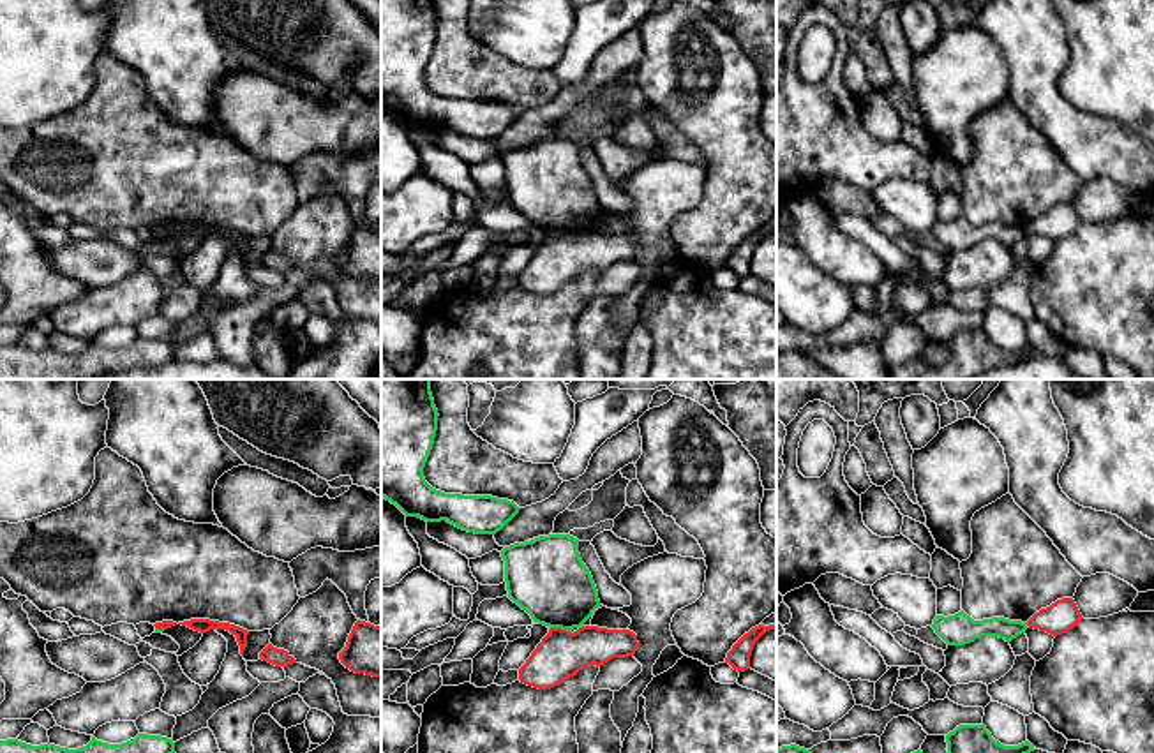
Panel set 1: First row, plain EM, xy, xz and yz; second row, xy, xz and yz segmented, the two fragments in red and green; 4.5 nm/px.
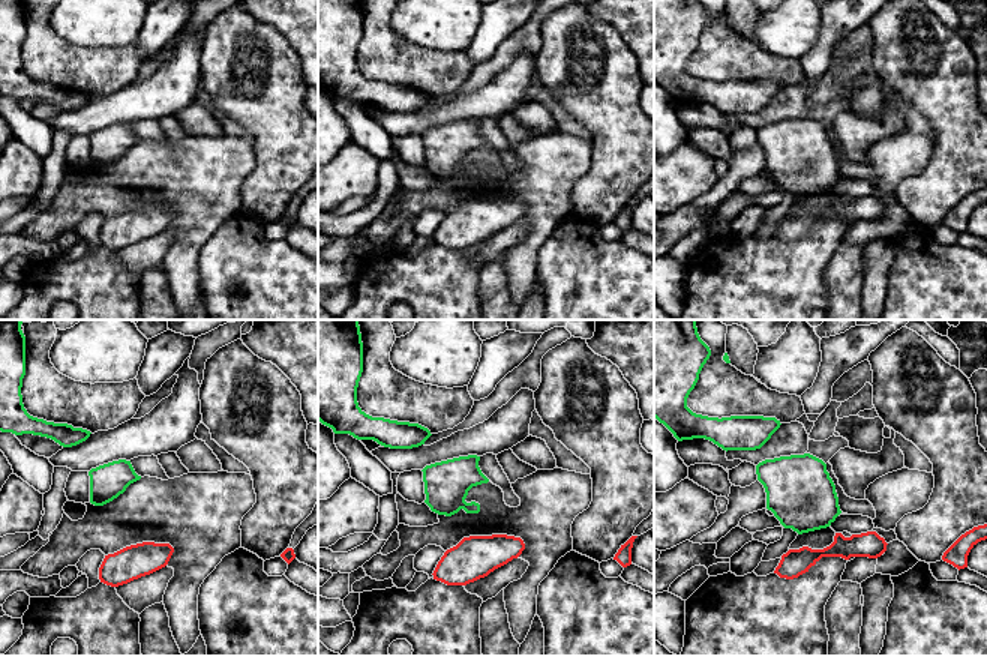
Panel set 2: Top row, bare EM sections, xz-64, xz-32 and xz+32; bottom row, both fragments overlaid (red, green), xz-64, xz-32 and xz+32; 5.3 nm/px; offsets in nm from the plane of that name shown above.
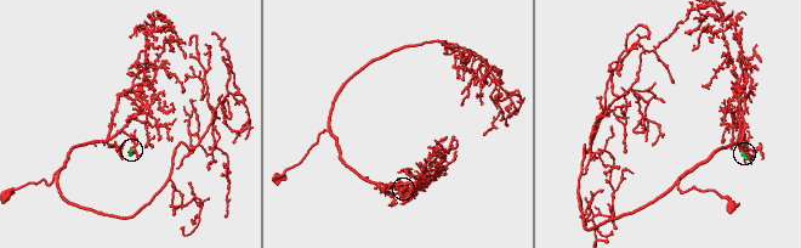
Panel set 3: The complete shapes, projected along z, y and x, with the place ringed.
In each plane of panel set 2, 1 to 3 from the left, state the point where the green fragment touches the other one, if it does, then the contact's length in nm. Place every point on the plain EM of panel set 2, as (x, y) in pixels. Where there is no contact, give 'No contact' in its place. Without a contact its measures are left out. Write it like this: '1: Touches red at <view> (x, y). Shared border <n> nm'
1: No contact
2: No contact
3: No contact

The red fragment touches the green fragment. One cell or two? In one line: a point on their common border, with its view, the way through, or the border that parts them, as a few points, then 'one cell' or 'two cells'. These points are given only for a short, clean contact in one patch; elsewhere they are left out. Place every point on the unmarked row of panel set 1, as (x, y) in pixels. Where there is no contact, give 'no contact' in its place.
contact xz (560, 233); border xz (551, 231), (569, 237); two cells

